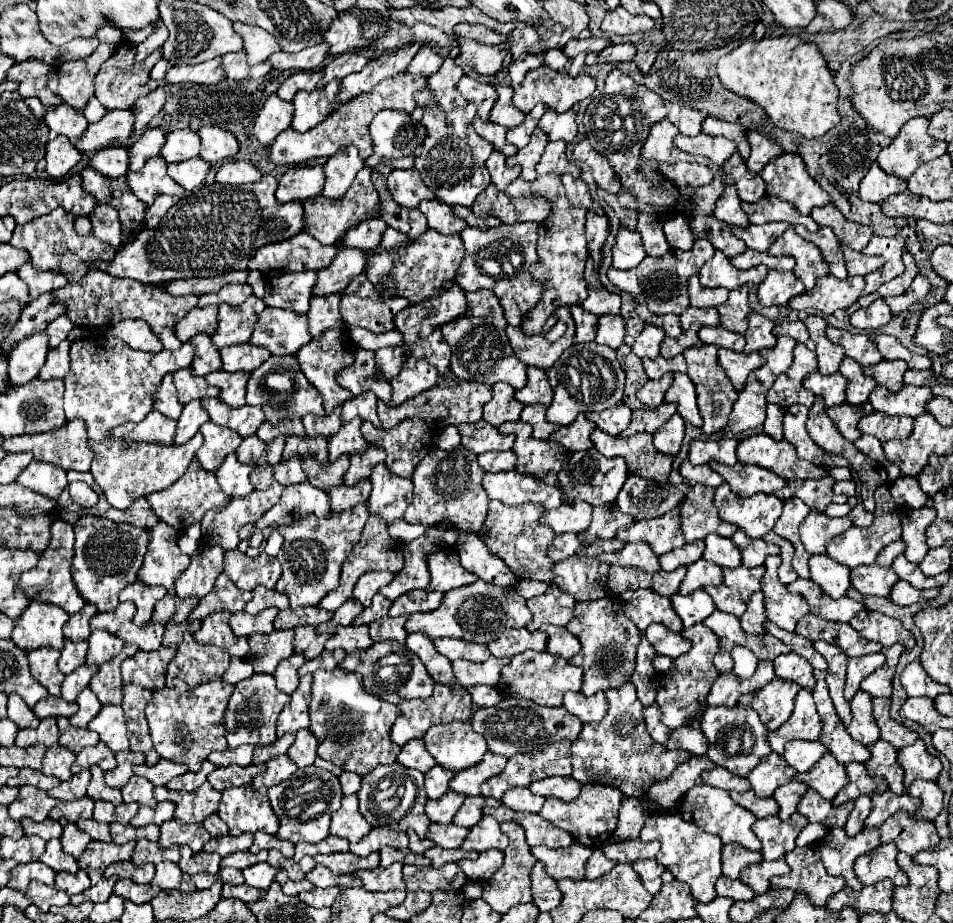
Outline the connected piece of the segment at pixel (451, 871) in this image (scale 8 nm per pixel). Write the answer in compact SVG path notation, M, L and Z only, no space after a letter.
M447 863L441 869L433 867L415 867L405 865L403 867L403 881L407 885L407 891L449 891L449 889L461 889L467 881L465 873L457 867L457 863Z

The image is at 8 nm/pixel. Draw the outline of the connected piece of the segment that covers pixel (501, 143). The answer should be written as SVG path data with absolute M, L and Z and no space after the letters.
M479 117L473 119L473 127L475 127L477 135L481 135L485 141L489 141L493 145L493 149L499 151L499 153L503 153L505 157L511 157L511 155L517 153L517 147L511 145L511 143L507 143L507 139L505 139L507 127L495 125L491 121L481 121Z

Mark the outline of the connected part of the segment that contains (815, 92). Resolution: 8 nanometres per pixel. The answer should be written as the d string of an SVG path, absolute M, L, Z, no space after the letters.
M797 35L745 41L735 51L719 59L717 73L725 89L763 107L769 121L785 131L817 139L841 121L837 113L839 89L825 57L815 43L803 43Z

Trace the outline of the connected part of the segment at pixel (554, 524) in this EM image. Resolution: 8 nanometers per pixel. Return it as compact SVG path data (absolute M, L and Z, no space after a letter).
M575 501L573 505L563 503L553 511L541 515L541 523L549 525L557 535L561 533L581 533L591 523L591 505Z

